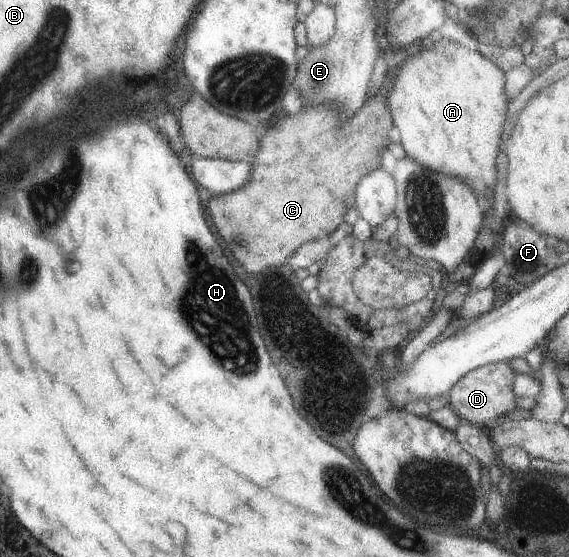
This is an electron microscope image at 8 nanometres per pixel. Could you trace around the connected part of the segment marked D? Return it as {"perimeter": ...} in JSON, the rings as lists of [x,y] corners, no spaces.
{"perimeter":[[[494,361],[469,370],[456,381],[446,393],[446,406],[453,410],[461,420],[470,421],[479,426],[501,420],[504,414],[514,408],[515,396],[512,393],[514,372],[508,367],[507,361]]]}

